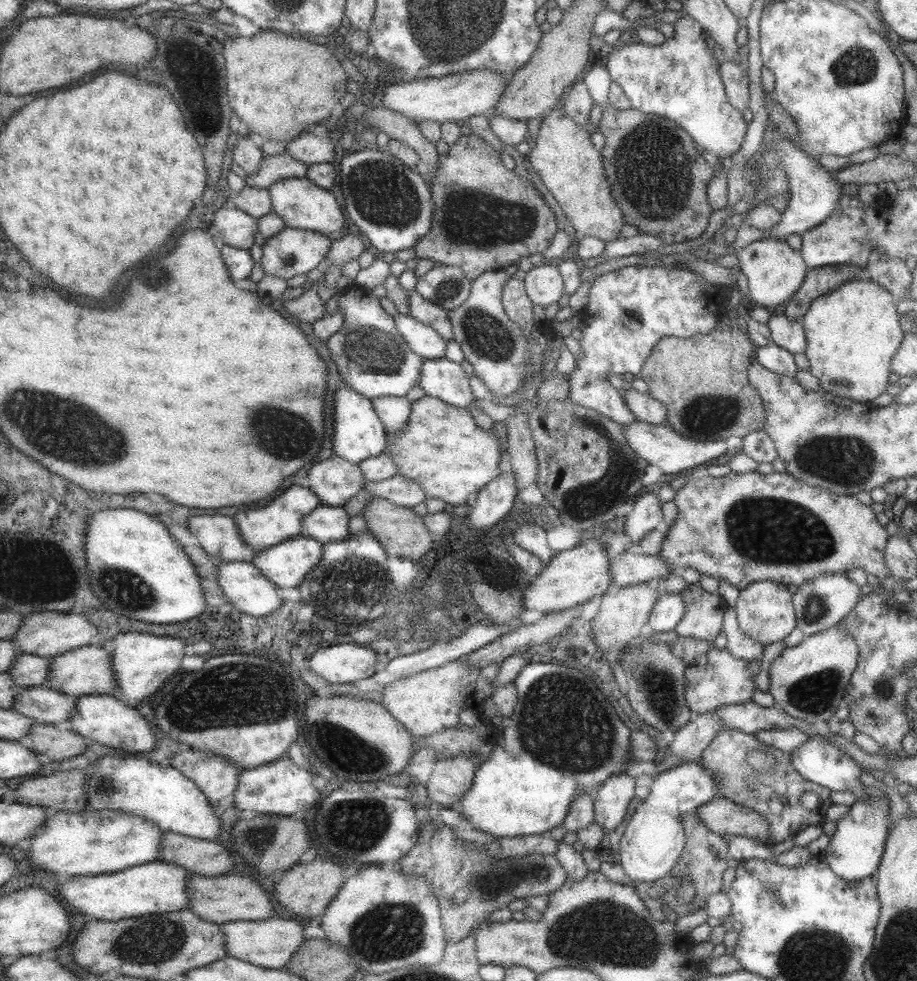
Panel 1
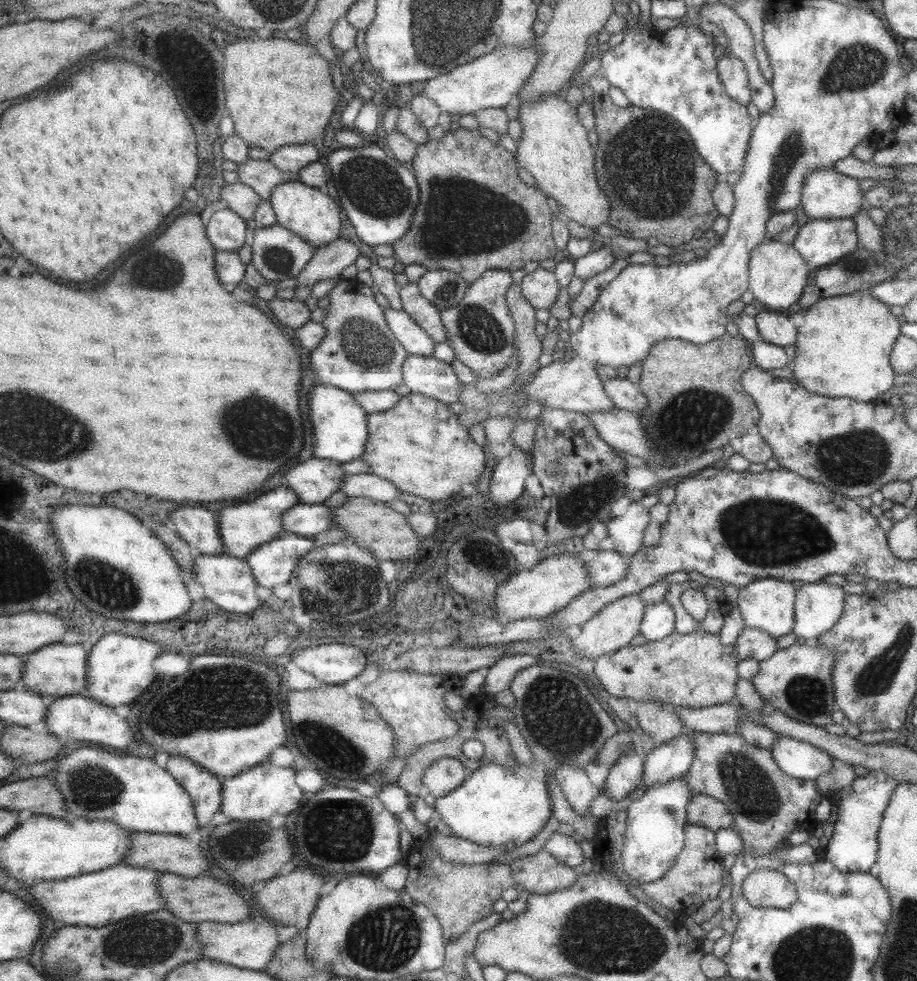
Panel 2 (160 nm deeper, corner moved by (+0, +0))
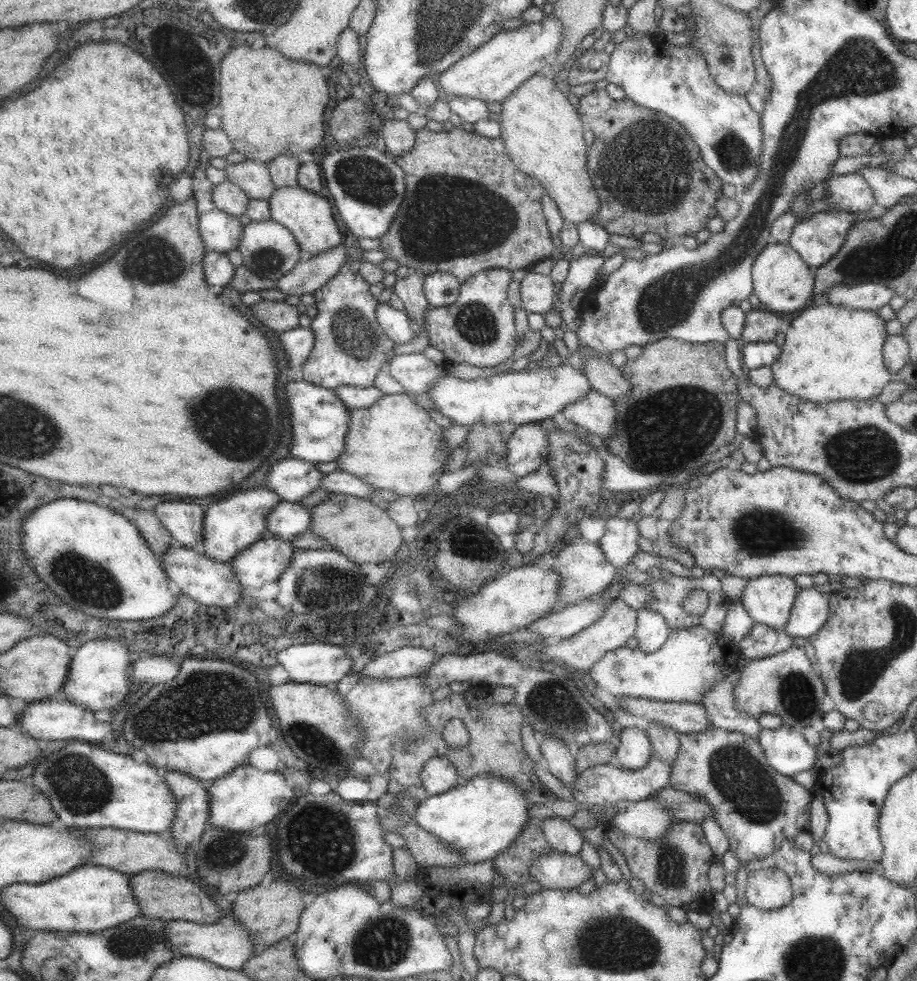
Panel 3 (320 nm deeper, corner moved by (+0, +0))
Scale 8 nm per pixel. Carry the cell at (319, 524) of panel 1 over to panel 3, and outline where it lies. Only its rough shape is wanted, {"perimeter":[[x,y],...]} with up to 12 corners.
{"perimeter":[[279,501],[265,517],[267,535],[287,542],[311,524],[299,502]]}

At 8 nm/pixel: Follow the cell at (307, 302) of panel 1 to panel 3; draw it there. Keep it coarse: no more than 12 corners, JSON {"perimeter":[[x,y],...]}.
{"perimeter":[[284,301],[248,306],[255,320],[280,333],[298,326],[297,309]]}

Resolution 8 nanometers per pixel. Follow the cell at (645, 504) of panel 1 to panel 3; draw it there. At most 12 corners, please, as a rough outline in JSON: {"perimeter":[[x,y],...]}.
{"perimeter":[[610,516],[597,544],[621,570],[635,556],[635,521]]}

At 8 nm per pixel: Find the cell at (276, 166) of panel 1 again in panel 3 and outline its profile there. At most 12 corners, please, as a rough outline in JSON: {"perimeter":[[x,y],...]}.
{"perimeter":[[265,162],[227,163],[224,180],[249,199],[268,200],[275,190]]}

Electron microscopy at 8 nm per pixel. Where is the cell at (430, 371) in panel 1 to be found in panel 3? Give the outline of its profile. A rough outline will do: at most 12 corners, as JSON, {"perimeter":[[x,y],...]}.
{"perimeter":[[422,352],[393,355],[385,371],[411,395],[443,373]]}

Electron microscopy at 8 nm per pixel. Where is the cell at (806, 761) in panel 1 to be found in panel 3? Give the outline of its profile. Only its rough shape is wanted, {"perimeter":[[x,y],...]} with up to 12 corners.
{"perimeter":[[789,725],[762,729],[766,761],[790,777],[815,767],[816,748]]}

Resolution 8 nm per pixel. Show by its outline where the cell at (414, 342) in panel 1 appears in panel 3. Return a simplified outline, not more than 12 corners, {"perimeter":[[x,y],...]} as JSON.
{"perimeter":[[390,302],[374,313],[382,333],[394,344],[415,338],[410,318]]}

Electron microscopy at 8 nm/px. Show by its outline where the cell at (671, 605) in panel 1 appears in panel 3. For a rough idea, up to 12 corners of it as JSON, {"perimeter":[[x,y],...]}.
{"perimeter":[[649,609],[636,611],[637,649],[655,652],[673,632]]}

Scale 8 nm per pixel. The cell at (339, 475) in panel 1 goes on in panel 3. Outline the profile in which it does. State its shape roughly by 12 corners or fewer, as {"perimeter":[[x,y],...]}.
{"perimeter":[[283,458],[269,466],[263,487],[297,503],[320,486],[315,464]]}

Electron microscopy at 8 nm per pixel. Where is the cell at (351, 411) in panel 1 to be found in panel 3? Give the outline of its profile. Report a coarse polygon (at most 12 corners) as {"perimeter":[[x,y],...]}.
{"perimeter":[[297,379],[283,386],[289,454],[307,463],[344,453],[349,409]]}

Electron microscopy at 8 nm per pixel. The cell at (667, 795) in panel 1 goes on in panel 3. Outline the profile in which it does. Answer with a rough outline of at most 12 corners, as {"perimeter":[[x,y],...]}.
{"perimeter":[[650,798],[627,801],[609,821],[624,835],[654,841],[675,819]]}

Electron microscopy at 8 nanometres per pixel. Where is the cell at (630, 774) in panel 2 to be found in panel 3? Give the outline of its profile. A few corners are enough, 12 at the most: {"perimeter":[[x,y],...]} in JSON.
{"perimeter":[[623,727],[616,757],[621,767],[637,770],[651,748],[645,730]]}

